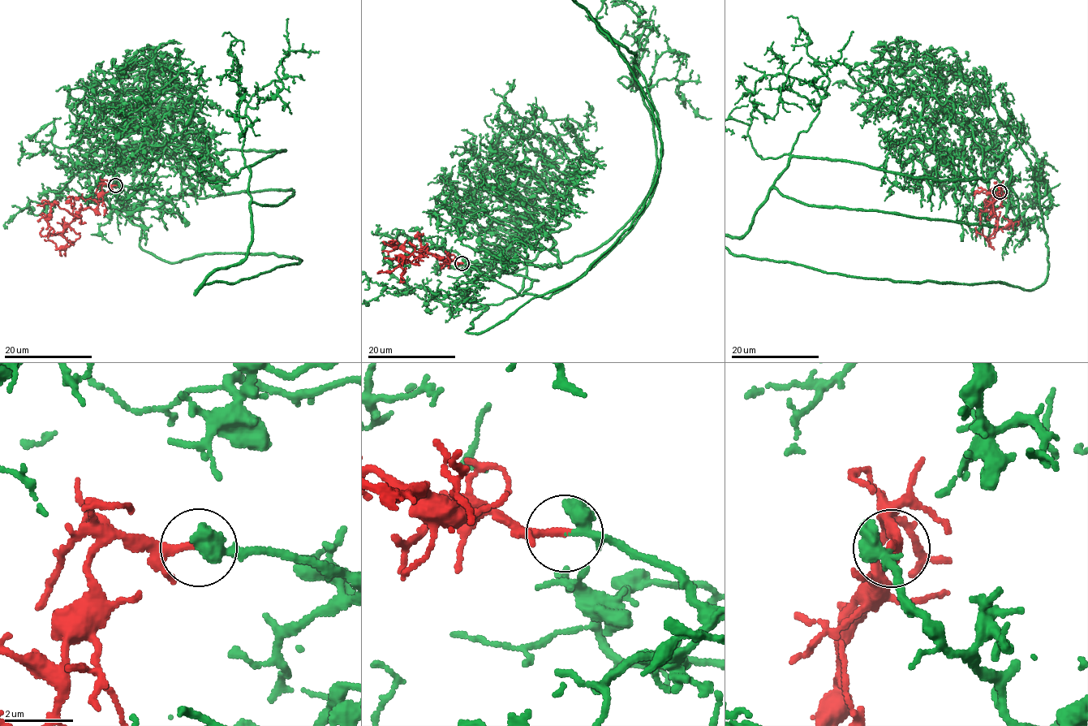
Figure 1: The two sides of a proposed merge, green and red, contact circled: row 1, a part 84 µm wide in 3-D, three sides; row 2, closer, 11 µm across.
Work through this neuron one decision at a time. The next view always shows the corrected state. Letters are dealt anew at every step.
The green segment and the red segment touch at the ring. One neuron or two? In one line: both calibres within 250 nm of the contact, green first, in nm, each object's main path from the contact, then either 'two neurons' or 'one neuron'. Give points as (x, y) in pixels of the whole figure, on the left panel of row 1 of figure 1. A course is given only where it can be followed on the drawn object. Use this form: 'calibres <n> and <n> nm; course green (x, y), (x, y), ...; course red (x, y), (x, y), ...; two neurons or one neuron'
calibres 320 and 240 nm; course red (116, 185), (103, 184), (96, 206), (82, 209), (64, 229), (67, 241), (64, 247), (58, 248), (45, 239); one neuron

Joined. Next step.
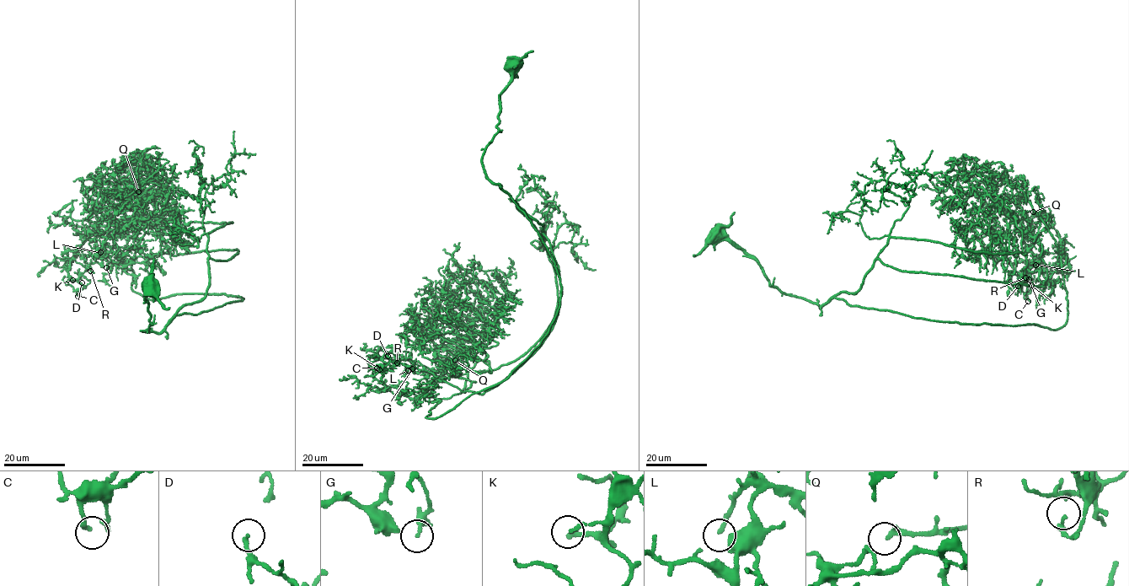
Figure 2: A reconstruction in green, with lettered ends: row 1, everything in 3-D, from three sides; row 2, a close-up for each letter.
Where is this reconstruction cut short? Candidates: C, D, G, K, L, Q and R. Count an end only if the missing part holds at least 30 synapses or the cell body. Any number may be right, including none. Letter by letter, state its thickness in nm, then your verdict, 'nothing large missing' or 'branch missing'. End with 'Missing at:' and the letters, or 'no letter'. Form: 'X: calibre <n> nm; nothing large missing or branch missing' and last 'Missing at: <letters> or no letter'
C: calibre 200 nm; nothing large missing
D: calibre 190 nm; nothing large missing
G: calibre 170 nm; nothing large missing
K: calibre 130 nm; nothing large missing
L: calibre 140 nm; nothing large missing
Q: calibre 240 nm; branch missing
R: calibre 190 nm; nothing large missing
Missing at: Q

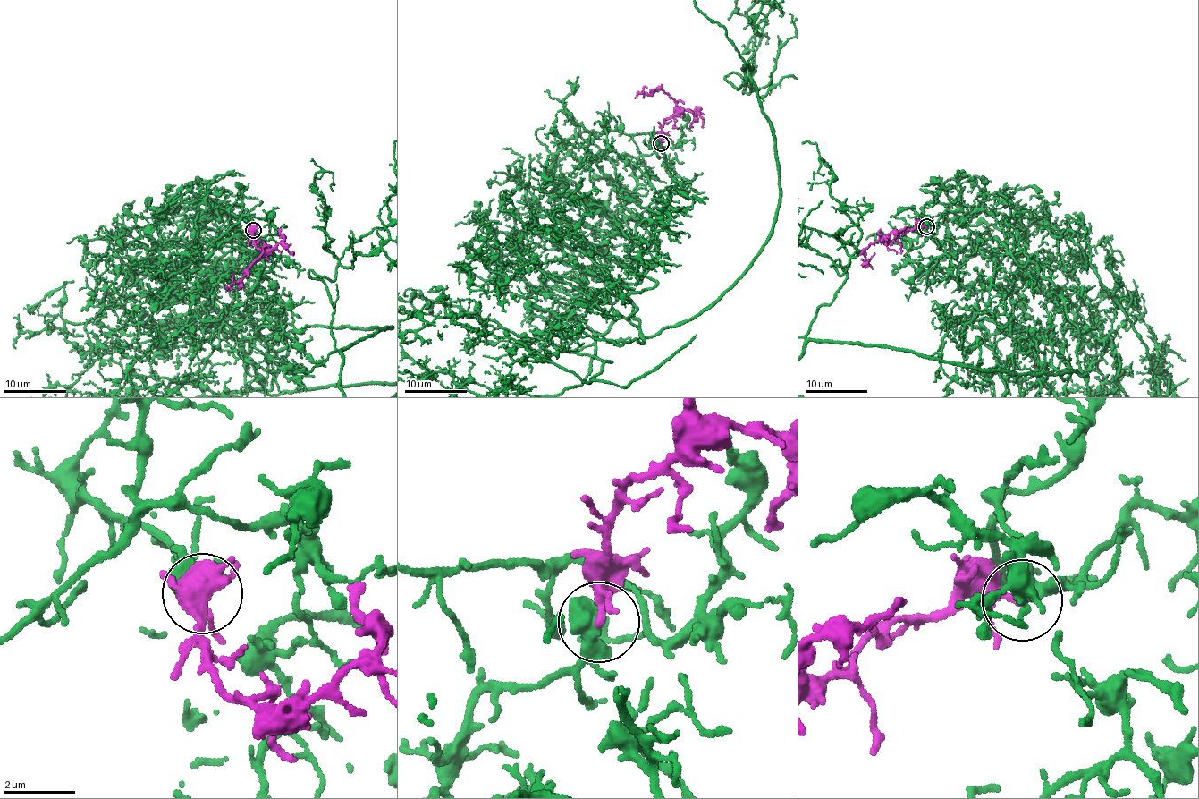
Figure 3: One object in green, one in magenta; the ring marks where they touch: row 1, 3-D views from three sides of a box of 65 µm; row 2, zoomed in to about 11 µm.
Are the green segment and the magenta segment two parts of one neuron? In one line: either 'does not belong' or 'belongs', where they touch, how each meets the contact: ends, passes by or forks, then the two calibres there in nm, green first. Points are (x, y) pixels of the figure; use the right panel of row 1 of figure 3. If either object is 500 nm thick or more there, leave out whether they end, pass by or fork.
belongs | (926, 226) | green forks | magenta passes by | 360/200 nm

